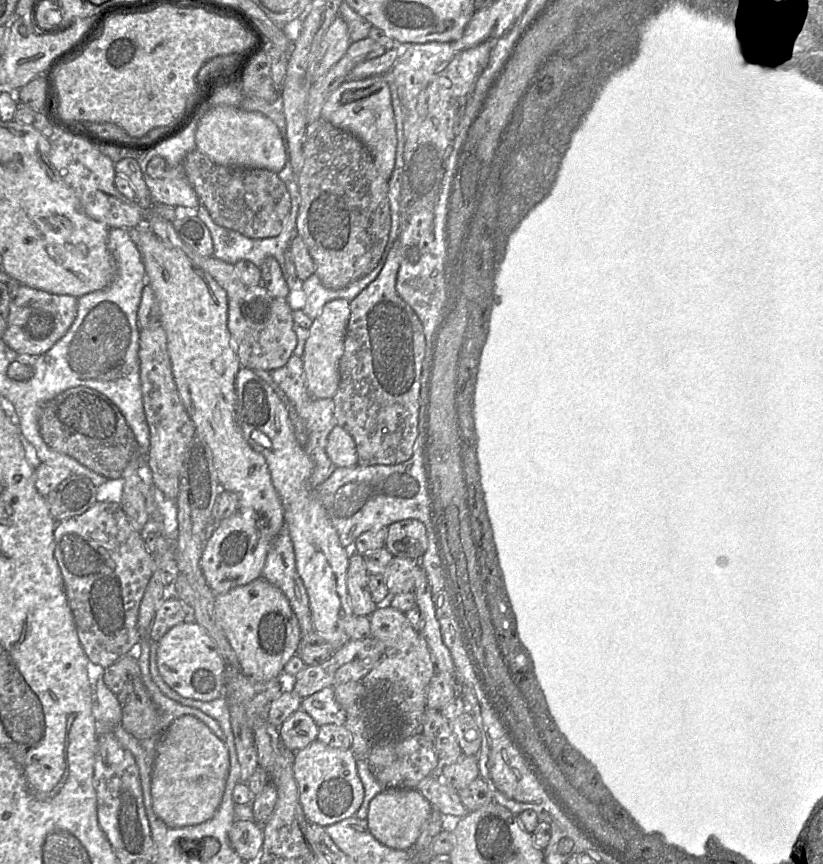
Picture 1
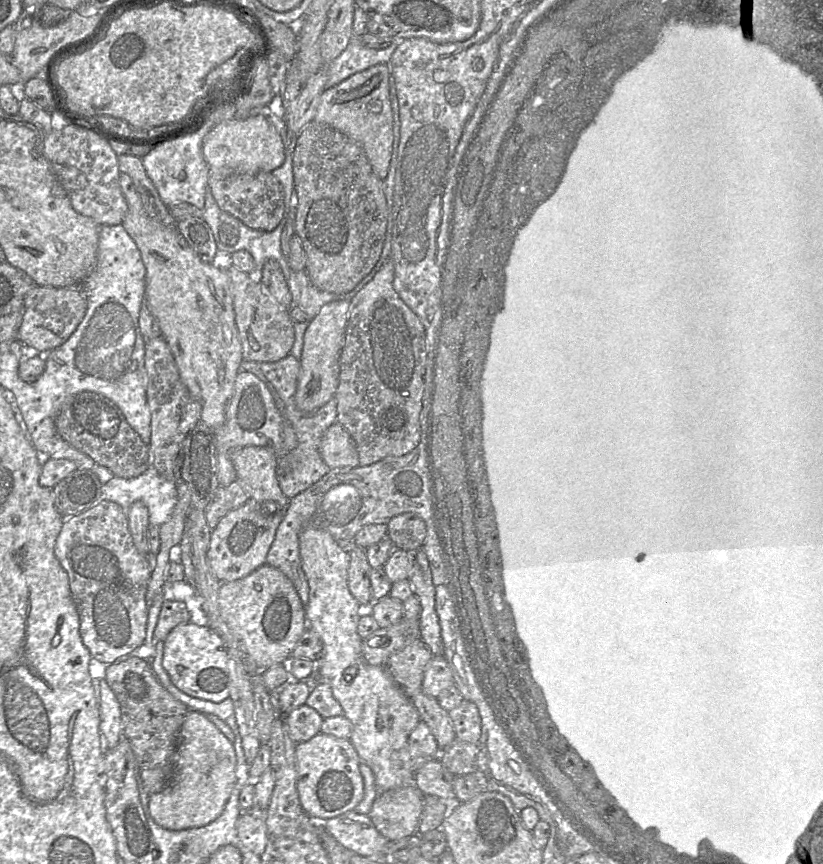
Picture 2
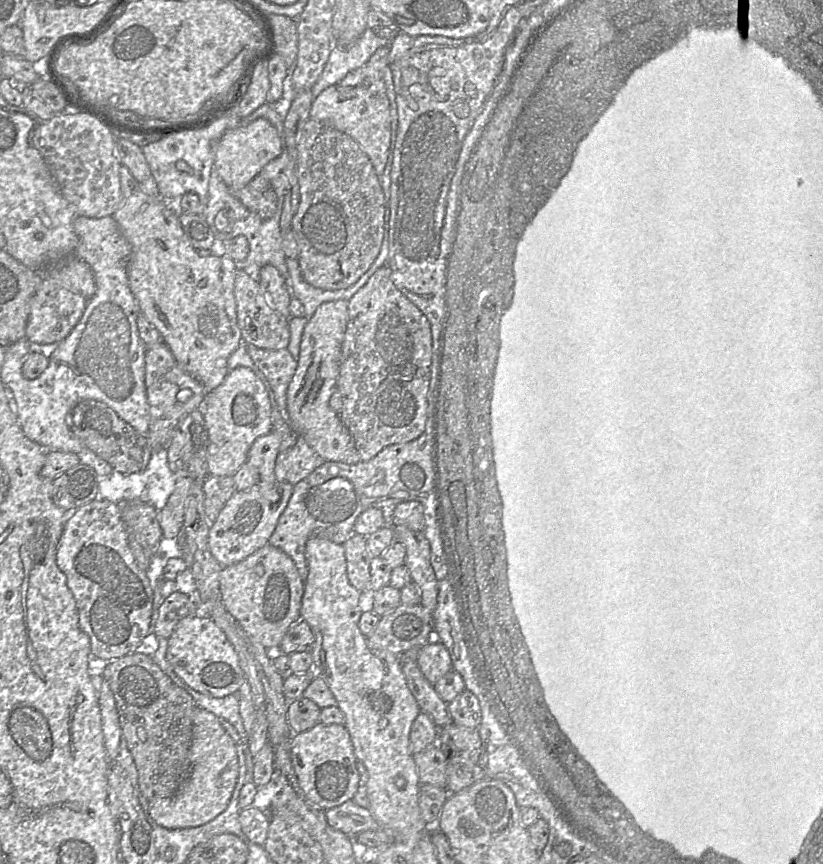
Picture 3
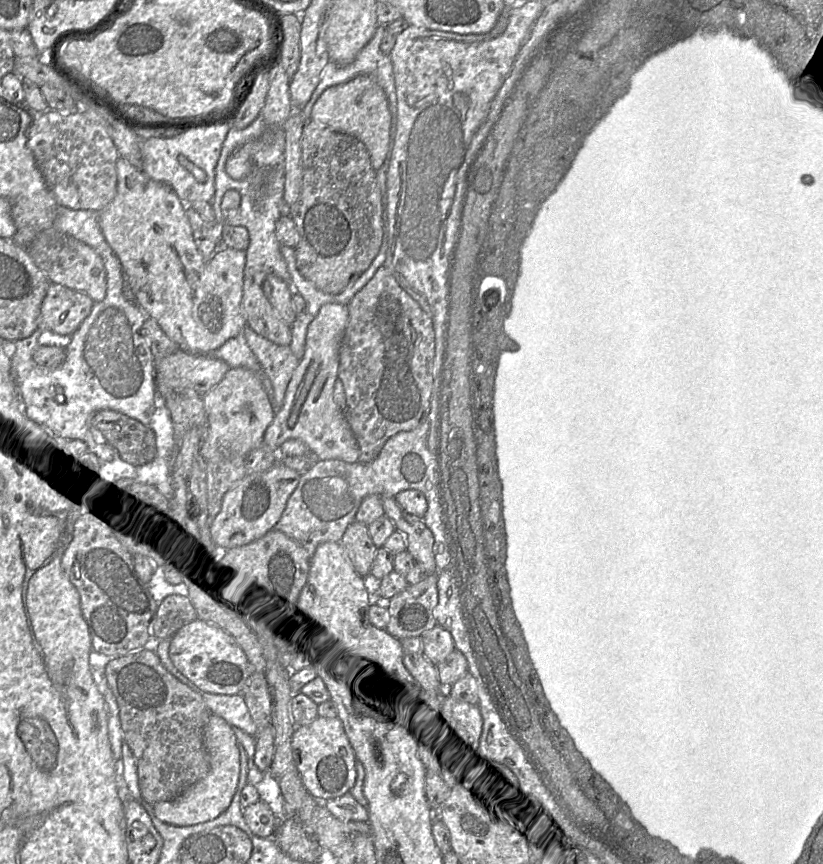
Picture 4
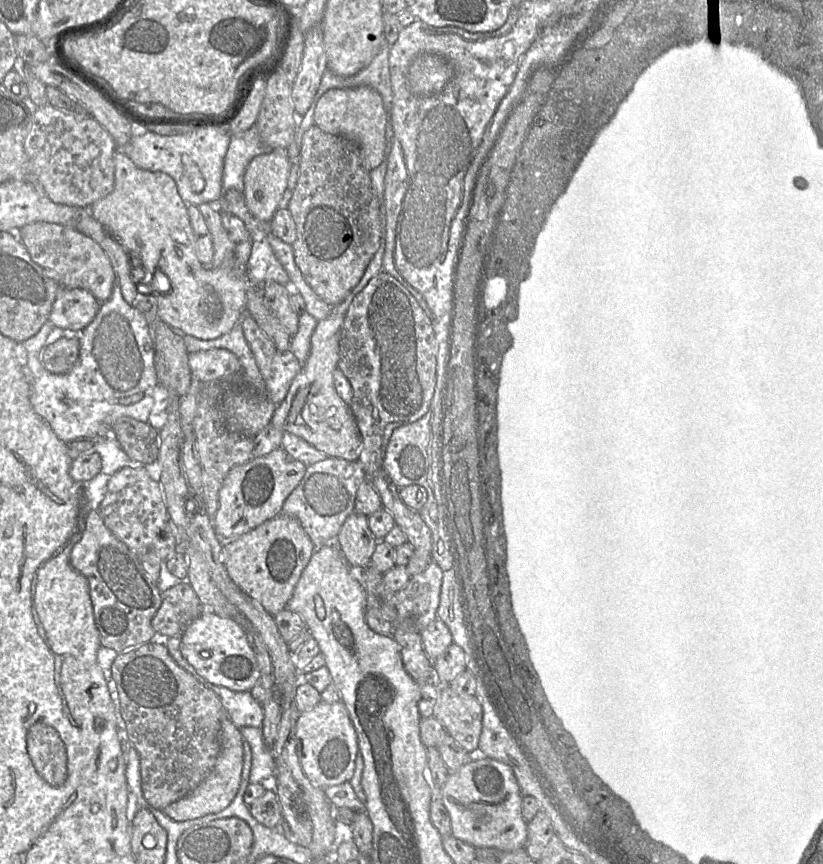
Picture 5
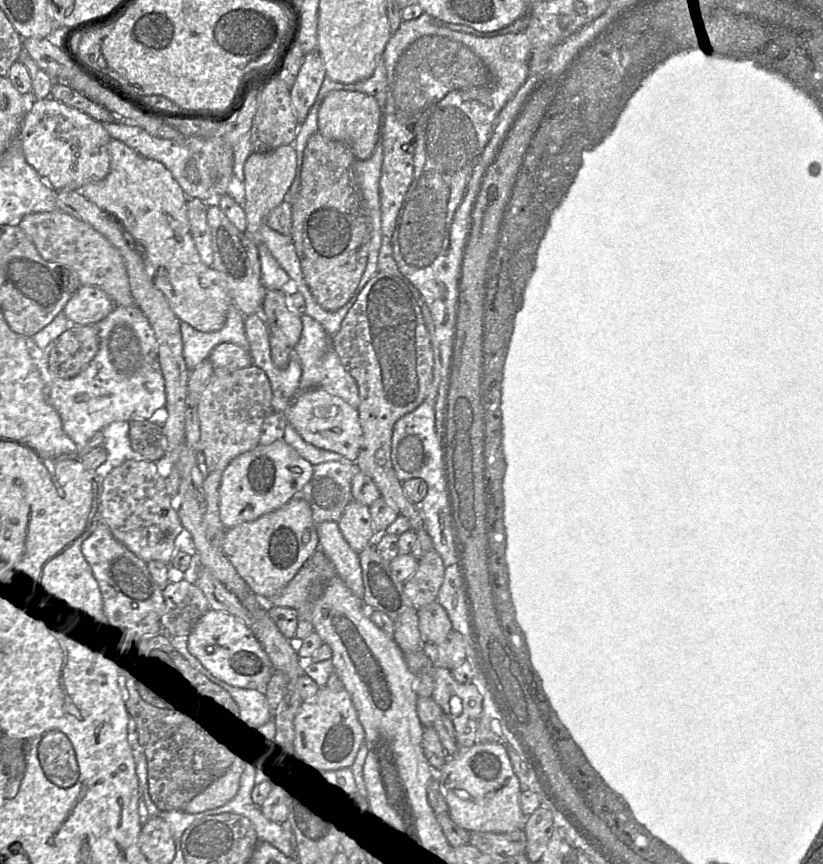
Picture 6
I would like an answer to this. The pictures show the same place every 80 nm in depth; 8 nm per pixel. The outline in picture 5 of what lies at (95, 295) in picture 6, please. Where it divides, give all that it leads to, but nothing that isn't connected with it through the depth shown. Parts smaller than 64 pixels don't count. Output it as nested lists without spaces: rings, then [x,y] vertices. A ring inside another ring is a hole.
[[[61,288],[52,305],[48,322],[62,330],[81,332],[95,318],[101,303],[80,288]]]

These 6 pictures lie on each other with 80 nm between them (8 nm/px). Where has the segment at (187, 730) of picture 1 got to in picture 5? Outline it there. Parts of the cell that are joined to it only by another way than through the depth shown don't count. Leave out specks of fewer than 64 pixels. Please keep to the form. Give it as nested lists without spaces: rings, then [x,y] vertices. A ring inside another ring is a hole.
[[[229,720],[221,723],[221,751],[214,768],[204,781],[184,798],[168,805],[162,811],[175,821],[186,821],[224,810],[234,799],[243,767],[243,737],[240,730]]]

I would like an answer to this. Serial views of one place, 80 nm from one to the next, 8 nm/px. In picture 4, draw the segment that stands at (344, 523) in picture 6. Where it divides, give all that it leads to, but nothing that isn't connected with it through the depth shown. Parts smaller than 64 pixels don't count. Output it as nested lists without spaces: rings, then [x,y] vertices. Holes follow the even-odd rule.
[[[355,520],[347,527],[339,543],[354,571],[360,577],[367,578],[377,552],[368,526]]]

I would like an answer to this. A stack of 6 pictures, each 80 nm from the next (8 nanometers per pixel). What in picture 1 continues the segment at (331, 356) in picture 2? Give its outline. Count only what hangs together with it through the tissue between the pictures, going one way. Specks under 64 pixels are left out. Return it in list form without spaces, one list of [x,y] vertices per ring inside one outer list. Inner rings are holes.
[[[345,299],[327,302],[320,315],[313,320],[302,356],[308,393],[314,399],[332,399],[340,382],[340,359],[344,351],[350,304]]]

